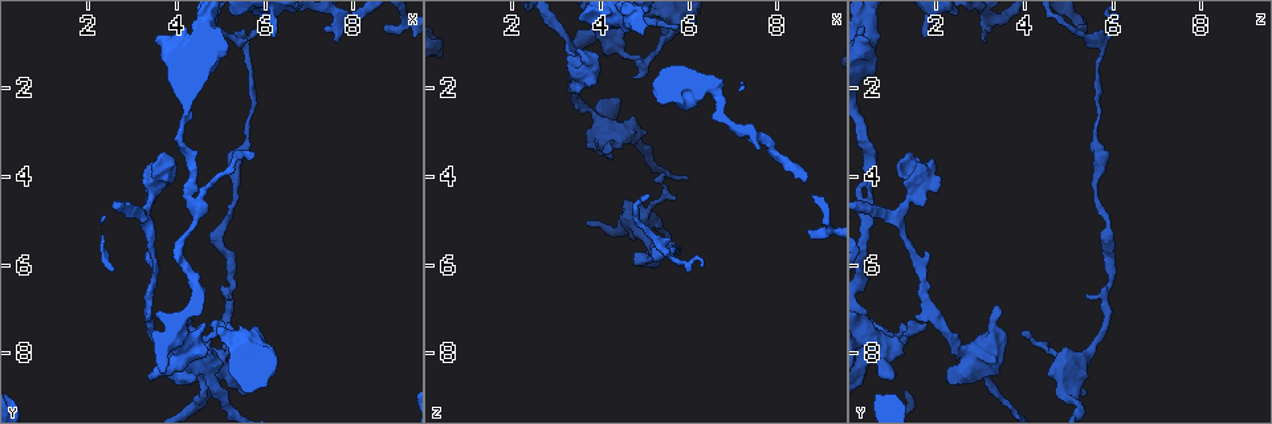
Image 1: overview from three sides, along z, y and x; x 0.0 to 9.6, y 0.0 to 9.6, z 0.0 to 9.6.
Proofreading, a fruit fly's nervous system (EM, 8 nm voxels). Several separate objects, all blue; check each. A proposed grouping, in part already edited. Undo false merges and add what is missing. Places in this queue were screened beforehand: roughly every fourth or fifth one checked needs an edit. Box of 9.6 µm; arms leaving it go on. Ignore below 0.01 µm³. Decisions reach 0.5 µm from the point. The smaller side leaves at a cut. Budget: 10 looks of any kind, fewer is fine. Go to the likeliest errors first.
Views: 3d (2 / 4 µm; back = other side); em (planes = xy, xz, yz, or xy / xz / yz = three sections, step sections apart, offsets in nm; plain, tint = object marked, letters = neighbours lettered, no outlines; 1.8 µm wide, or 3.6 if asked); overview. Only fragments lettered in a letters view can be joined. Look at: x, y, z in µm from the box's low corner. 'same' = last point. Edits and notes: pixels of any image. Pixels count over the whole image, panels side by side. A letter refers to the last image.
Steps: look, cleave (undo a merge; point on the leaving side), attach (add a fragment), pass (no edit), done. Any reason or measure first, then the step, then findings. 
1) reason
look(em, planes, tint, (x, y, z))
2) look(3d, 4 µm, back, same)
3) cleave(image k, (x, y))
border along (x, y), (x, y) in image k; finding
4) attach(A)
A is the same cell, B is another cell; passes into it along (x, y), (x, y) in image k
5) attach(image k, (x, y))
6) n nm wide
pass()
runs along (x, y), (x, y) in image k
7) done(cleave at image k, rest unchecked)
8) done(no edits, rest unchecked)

free end
look(em, 3.6 µm, planes, plain, (6.15, 0.80, 1.80))

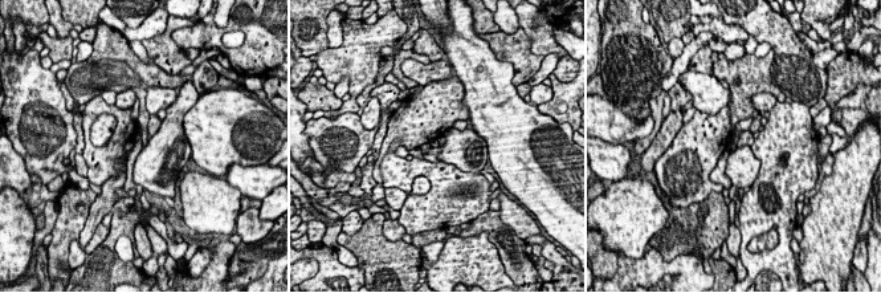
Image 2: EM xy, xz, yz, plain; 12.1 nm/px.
what lies round it
look(em, 3.6 µm, planes, letters, same)

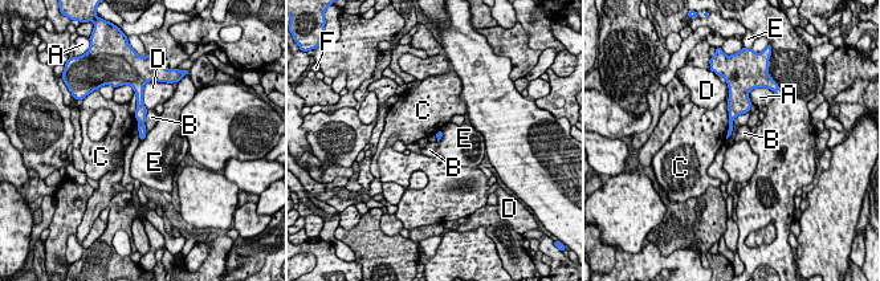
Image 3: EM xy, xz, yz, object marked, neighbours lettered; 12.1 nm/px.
pass()
A, B, C, D, E and F are other cells; border along (147, 110), (145, 133) in image 3; no lettered fragment goes on from it

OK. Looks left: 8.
look(3d, 2 µm, (3.55, 4.20, 1.65))

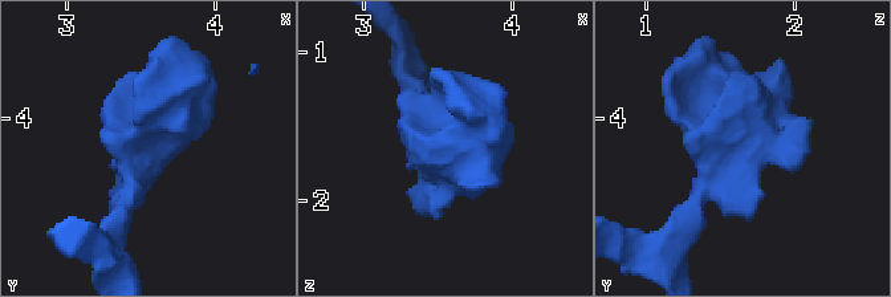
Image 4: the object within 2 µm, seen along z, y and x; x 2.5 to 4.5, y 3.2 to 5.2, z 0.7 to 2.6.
arms of 170, 260 nm
look(em, planes, tint, (3.52, 4.24, 1.60))

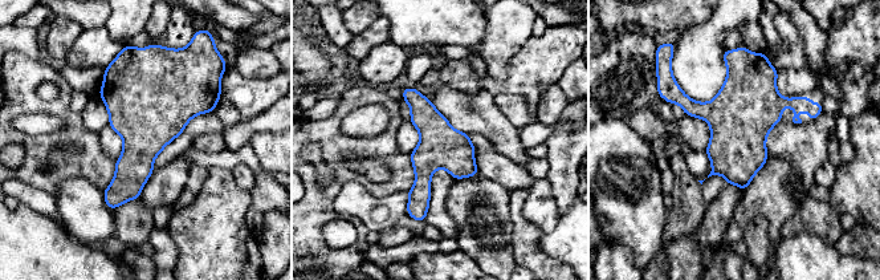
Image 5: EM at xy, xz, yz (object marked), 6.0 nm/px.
what lies round it
look(em, planes, letters, same)

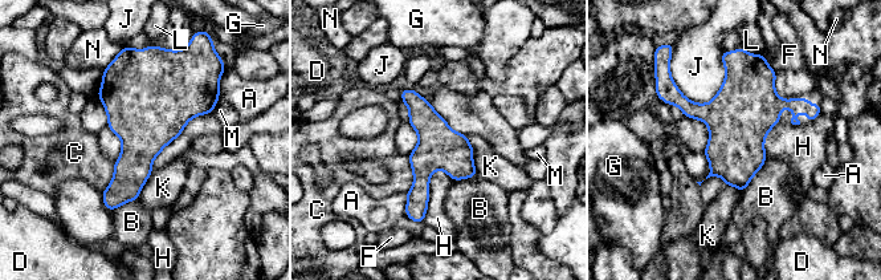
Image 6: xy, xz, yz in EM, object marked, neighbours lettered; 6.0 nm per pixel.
280 nm wide
pass()
A, B, C, D, F, G, H, J, K, L, M and N are other cells; border along (153, 171), (135, 199) in image 6; all the same neuron

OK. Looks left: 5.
branch stops here
look(3d, 2 µm, (5.60, 8.90, 5.35))

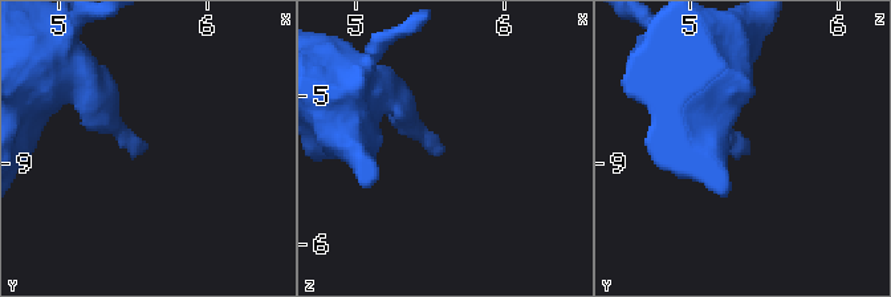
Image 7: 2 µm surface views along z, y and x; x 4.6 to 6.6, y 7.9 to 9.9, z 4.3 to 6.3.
look(em, yz, step 16, letters, (5.58, 8.92, 5.34))

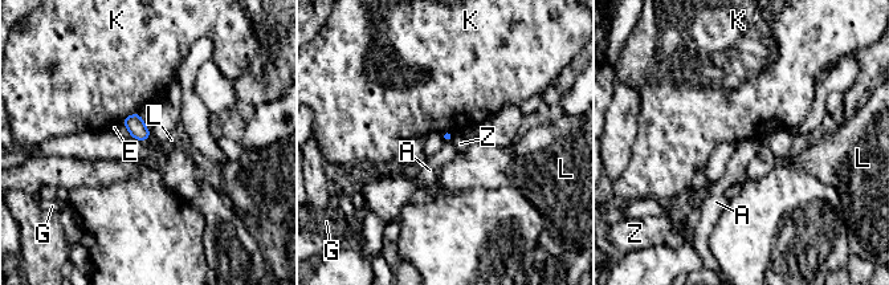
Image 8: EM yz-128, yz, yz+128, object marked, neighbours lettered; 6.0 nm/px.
look(em, planes, letters, same)

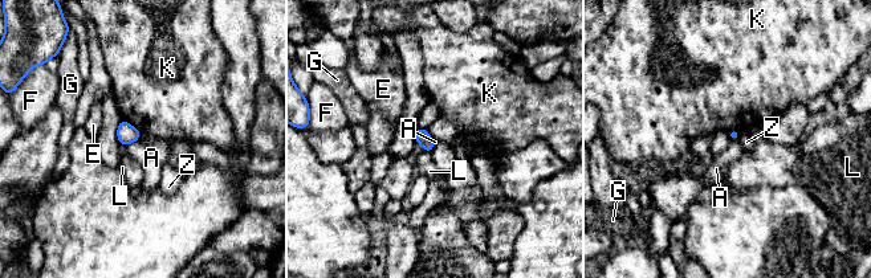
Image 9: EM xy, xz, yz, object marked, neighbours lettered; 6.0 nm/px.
K touches over 160 nm
pass()
A, E, F, G, K, L and Z are other cells; none of them fits

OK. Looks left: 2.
thick turns thin
look(em, 3.6 µm, planes, letters, (5.60, 3.20, 5.55))

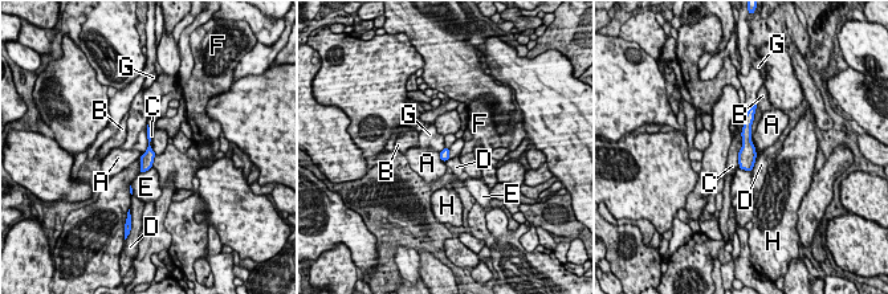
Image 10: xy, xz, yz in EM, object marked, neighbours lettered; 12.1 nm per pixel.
130 nm wide
pass()
A, B, C, D, E, F, G and H are other cells; continuous, no second neuron

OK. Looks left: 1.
done(no edits, rest unchecked)

